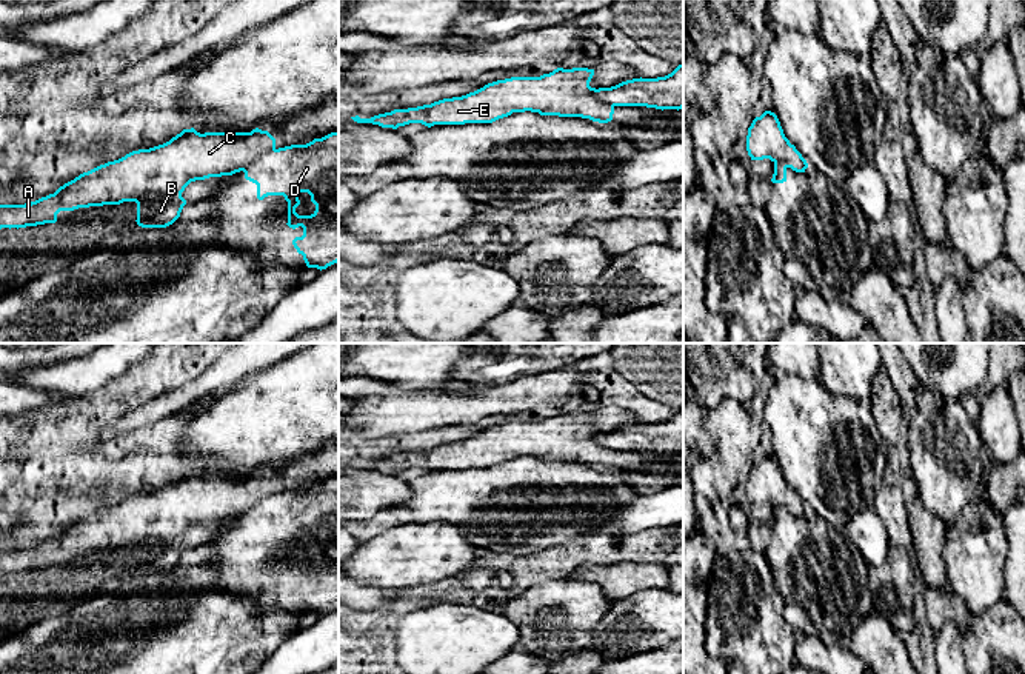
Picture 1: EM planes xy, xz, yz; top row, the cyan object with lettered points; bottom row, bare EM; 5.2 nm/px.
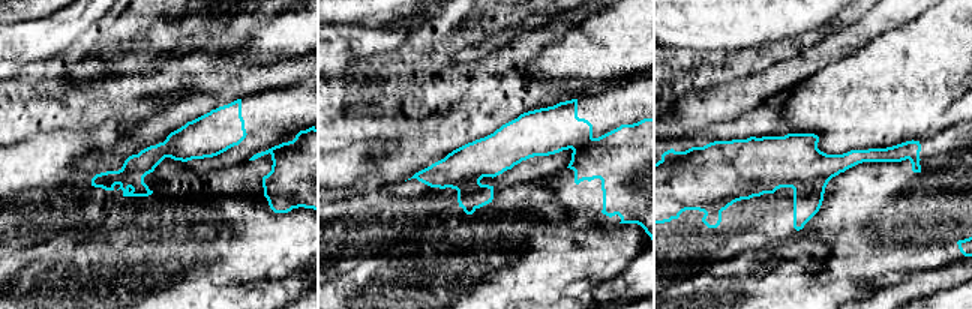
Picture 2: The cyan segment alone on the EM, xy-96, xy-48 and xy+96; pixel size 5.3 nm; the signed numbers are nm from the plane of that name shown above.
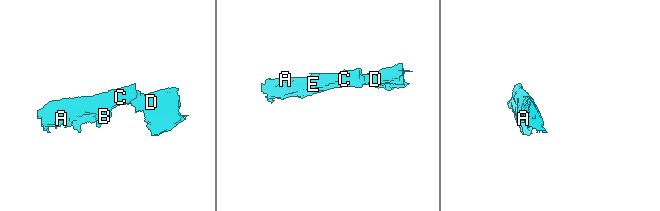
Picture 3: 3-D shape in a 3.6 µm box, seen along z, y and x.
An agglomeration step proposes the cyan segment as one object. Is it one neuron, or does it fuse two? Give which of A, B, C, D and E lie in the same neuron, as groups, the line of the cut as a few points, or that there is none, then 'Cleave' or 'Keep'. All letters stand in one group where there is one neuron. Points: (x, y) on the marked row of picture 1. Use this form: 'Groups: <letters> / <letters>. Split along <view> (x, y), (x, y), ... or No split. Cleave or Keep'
Groups: A B C E / D. Split along xy (274, 148), (242, 170). Cleave

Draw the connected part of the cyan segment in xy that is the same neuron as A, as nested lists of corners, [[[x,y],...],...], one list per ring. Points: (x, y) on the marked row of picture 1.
[[[259,128],[251,132],[183,129],[169,142],[126,154],[25,205],[0,205],[2,228],[55,223],[60,211],[137,203],[137,225],[166,228],[186,205],[185,188],[195,180],[232,175],[275,149],[275,138]]]

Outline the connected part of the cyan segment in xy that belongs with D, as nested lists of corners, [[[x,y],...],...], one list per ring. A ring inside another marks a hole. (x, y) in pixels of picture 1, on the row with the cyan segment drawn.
[[[339,132],[314,138],[306,145],[291,145],[274,149],[243,169],[245,179],[257,185],[257,199],[283,195],[288,202],[288,226],[303,228],[303,235],[292,240],[308,268],[326,269],[339,262]],[[308,192],[316,211],[299,215],[299,195]]]

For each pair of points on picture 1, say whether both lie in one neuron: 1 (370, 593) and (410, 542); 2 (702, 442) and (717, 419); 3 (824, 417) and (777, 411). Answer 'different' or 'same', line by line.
1: different
2: different
3: same

